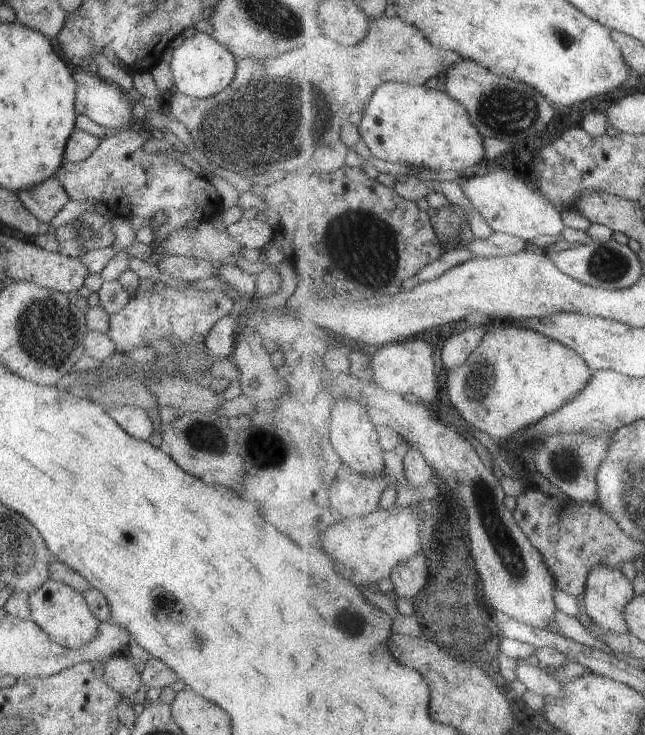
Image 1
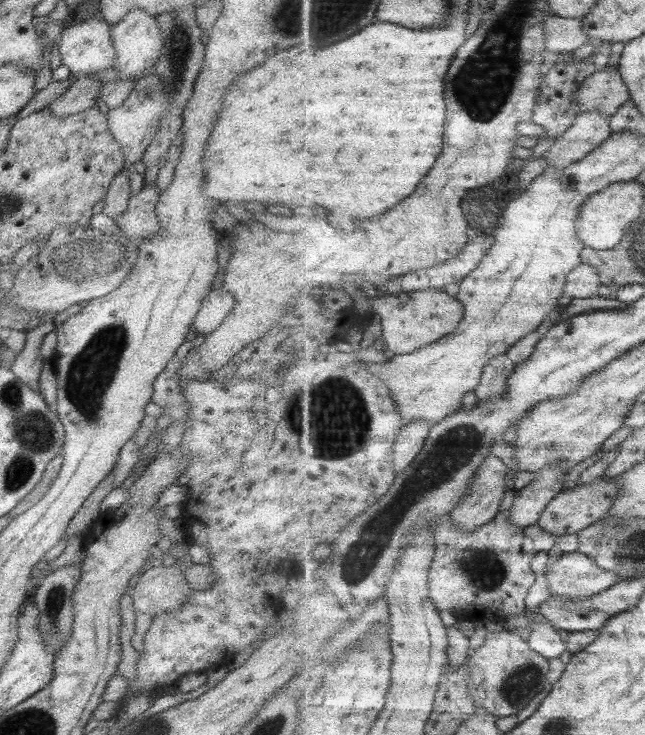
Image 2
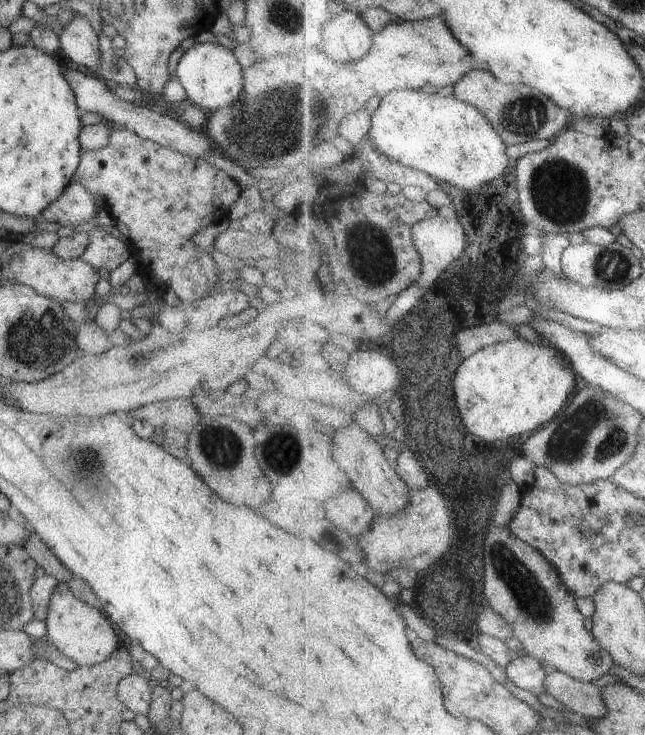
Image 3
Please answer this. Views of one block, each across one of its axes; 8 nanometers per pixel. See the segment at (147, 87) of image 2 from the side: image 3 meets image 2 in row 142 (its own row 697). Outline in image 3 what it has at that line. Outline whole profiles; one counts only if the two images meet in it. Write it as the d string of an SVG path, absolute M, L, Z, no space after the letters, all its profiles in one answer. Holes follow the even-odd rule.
M129 674L117 683L117 700L134 715L147 716L152 689L153 683L144 674Z

